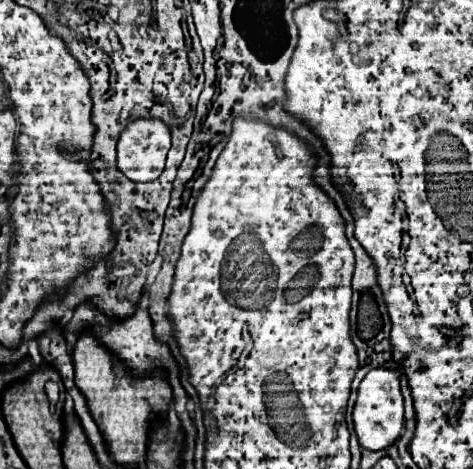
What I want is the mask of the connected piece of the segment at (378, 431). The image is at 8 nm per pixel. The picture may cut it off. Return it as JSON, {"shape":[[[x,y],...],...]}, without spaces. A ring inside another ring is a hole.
{"shape":[[[373,368],[359,386],[359,396],[353,410],[353,424],[357,438],[367,450],[385,450],[395,444],[403,428],[403,396],[401,396],[401,372],[393,368]]]}

